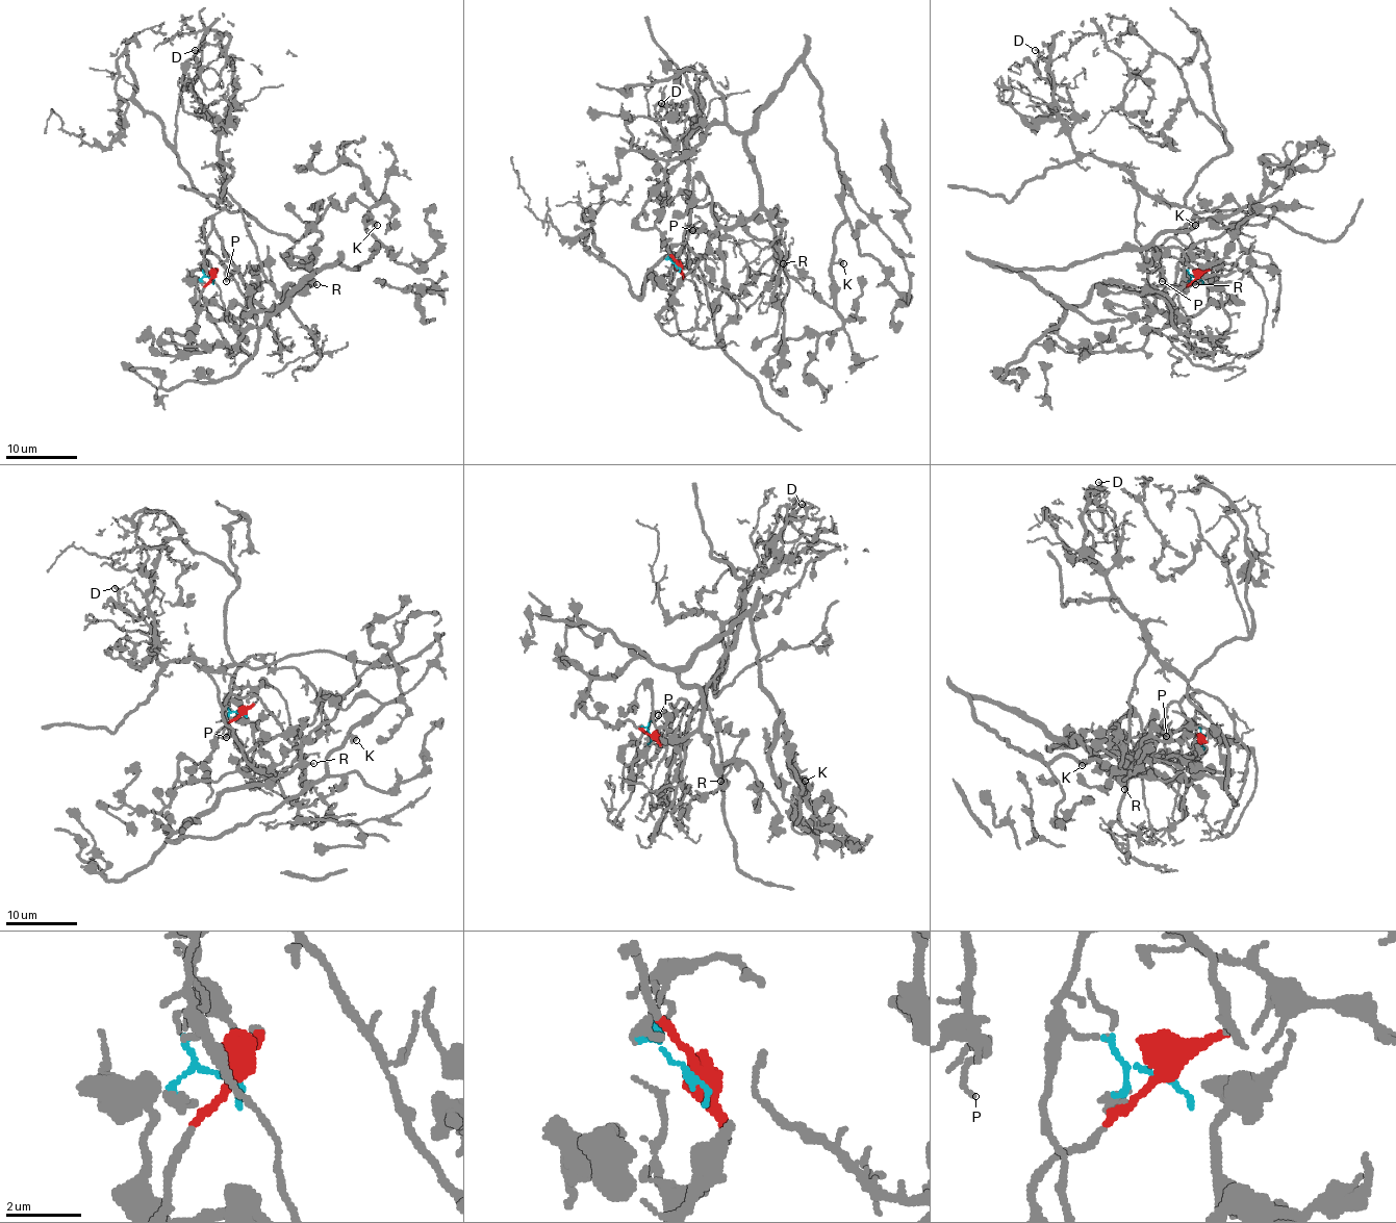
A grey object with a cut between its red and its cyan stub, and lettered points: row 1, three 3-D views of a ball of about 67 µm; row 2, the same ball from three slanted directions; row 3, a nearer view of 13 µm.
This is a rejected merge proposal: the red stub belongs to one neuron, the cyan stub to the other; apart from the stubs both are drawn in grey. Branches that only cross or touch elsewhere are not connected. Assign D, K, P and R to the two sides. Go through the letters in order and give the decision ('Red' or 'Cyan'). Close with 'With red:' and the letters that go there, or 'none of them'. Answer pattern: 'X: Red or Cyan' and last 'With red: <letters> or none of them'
D: Cyan
K: Red
P: Cyan
R: Red
With red: K, R

